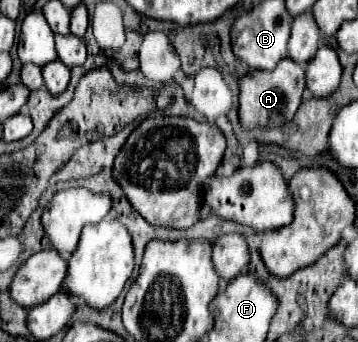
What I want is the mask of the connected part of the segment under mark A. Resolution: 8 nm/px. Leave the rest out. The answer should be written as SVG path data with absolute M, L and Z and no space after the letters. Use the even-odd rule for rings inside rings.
M285 57L277 63L273 71L249 71L239 79L239 123L245 131L249 129L273 129L289 123L301 105L301 95L305 89L305 69L303 65Z

